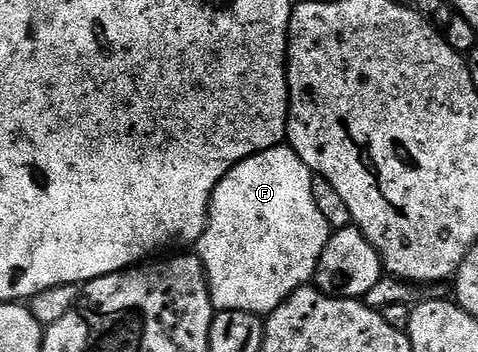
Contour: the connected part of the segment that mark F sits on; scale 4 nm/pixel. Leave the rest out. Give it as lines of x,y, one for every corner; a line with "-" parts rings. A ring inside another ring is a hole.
282,142
275,148
268,148
262,152
256,152
251,158
239,162
234,166
233,171
228,172
227,175
217,183
213,191
213,197
209,200
209,215
205,217
205,229
202,230
200,236
198,236
195,241
195,247
197,247
197,249
195,249
195,255
197,259
201,261
201,265
205,267
205,281
209,284
209,297
217,312
239,310
240,312
255,312
258,314
271,313
276,310
295,289
306,287
306,285
316,277
319,258
327,246
331,229
327,221
323,218
323,214
319,214
319,210
315,206
315,196
311,194
313,177
313,173
310,172
309,167
303,162
303,158
299,158
299,154
295,154
295,150
290,148
288,143

